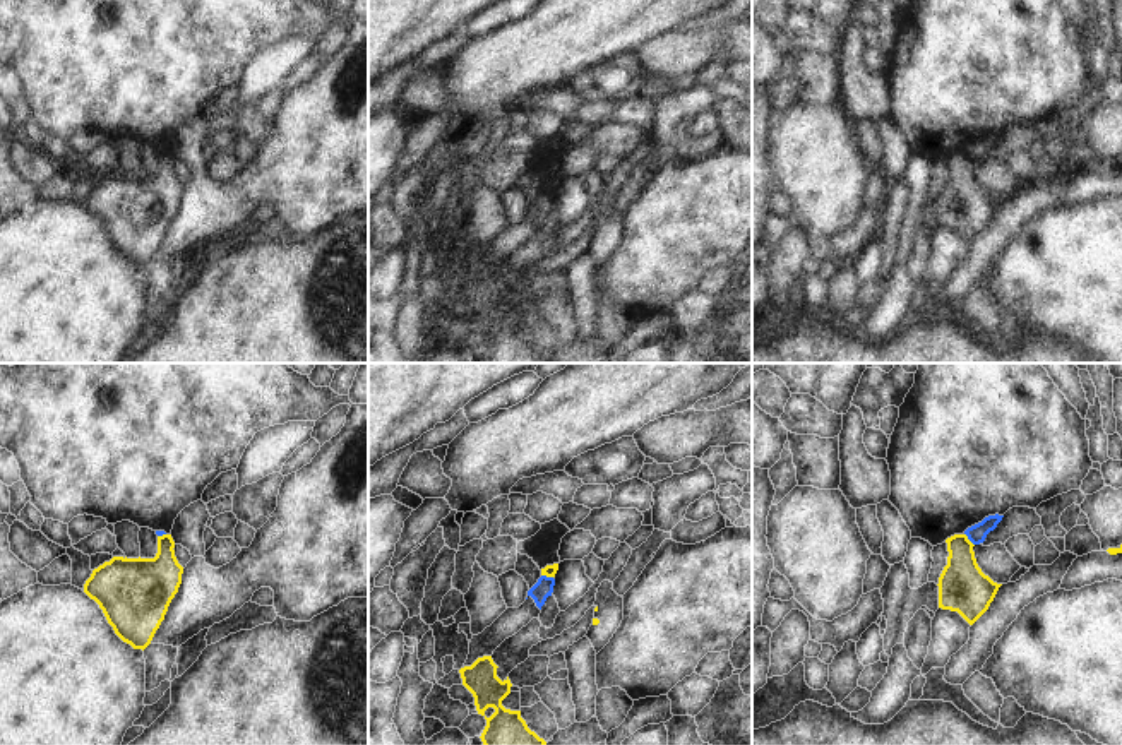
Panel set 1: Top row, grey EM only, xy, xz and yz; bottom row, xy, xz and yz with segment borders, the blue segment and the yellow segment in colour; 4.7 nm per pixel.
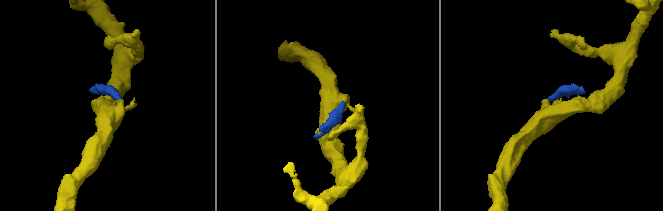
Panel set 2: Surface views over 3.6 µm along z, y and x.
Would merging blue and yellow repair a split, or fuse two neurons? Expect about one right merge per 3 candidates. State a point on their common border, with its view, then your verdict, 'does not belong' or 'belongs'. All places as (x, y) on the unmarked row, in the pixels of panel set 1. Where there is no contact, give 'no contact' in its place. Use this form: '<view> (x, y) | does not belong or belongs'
yz (968, 154) | does not belong

